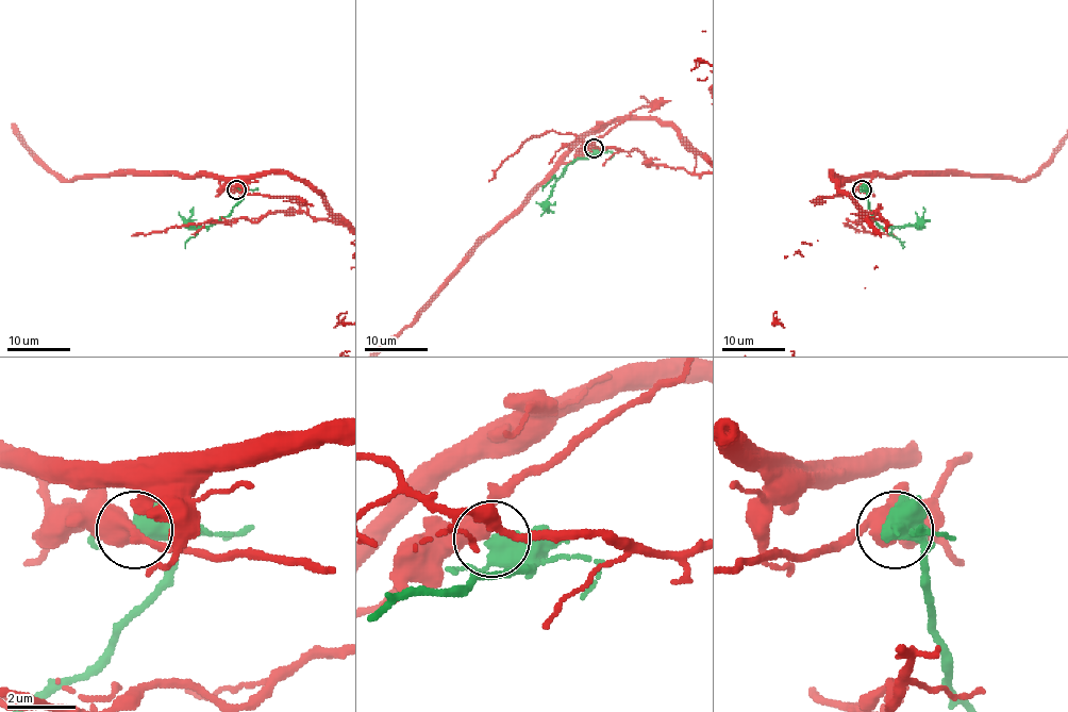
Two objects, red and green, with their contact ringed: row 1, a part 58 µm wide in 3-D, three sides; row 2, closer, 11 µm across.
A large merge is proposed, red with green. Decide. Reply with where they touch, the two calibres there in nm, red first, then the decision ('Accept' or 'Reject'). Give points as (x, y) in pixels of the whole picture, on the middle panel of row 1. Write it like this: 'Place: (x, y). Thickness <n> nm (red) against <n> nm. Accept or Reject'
Place: (594, 148). Thickness 480 nm (red) against 480 nm. Reject

